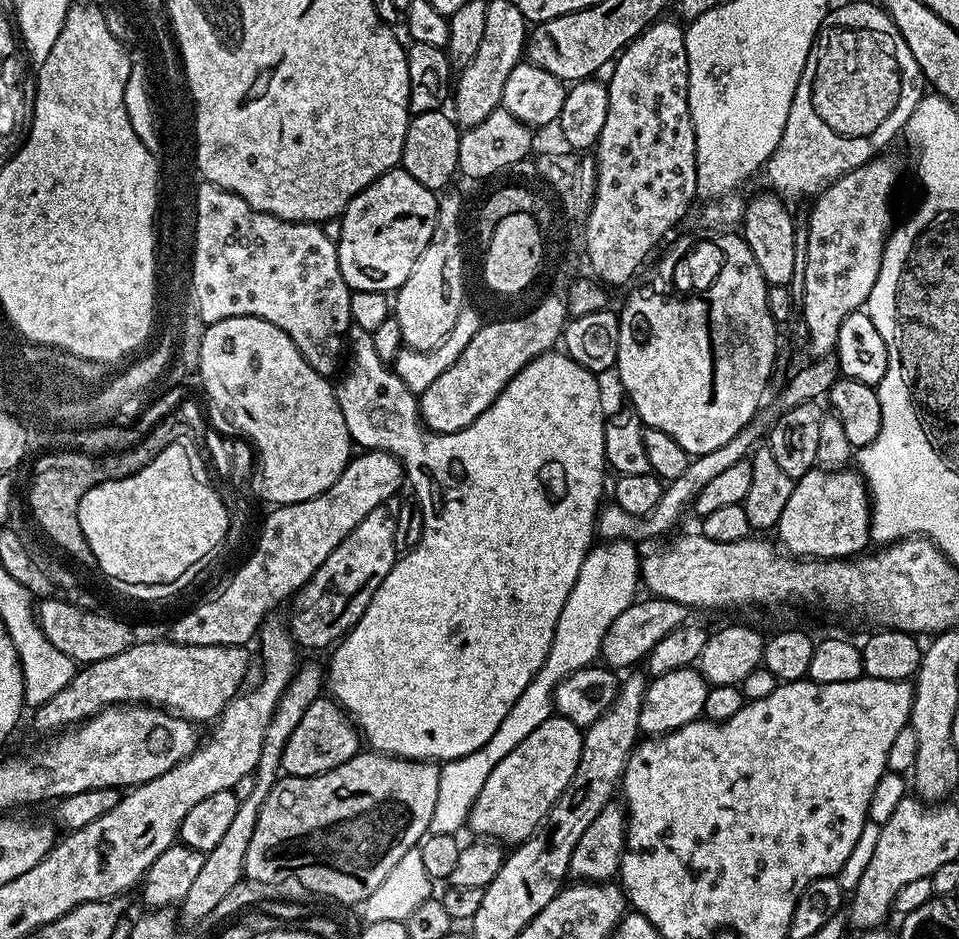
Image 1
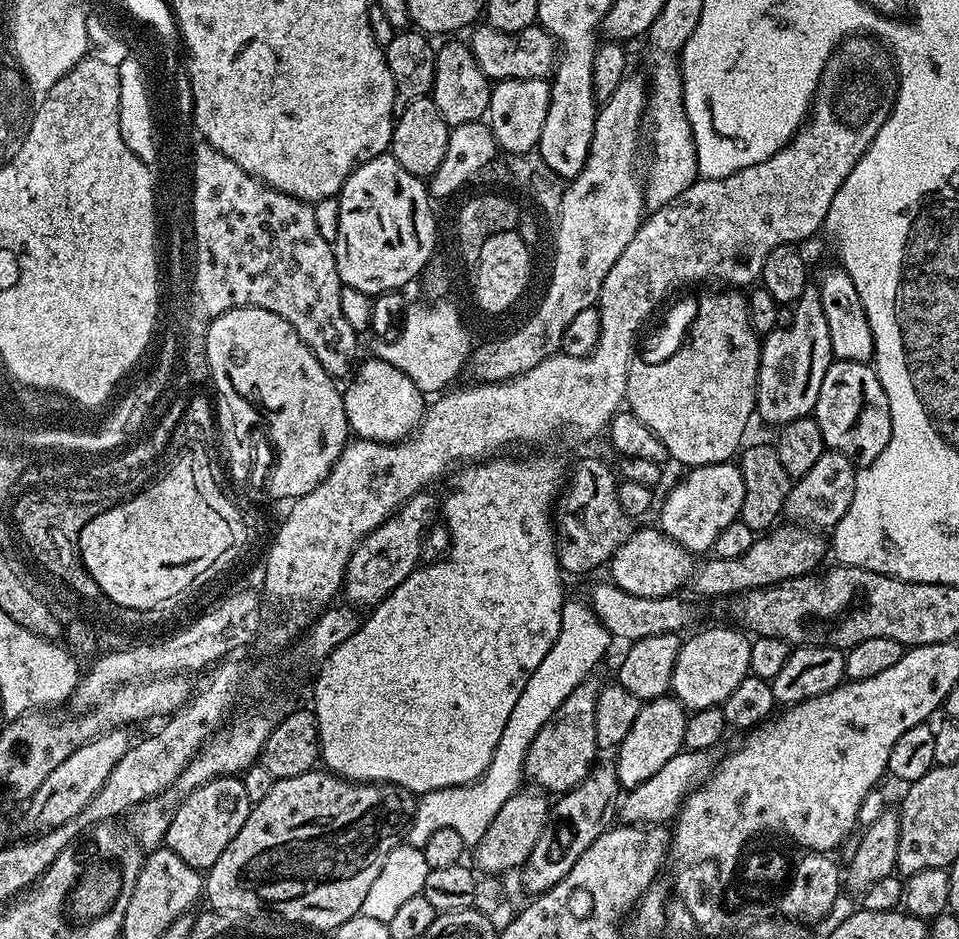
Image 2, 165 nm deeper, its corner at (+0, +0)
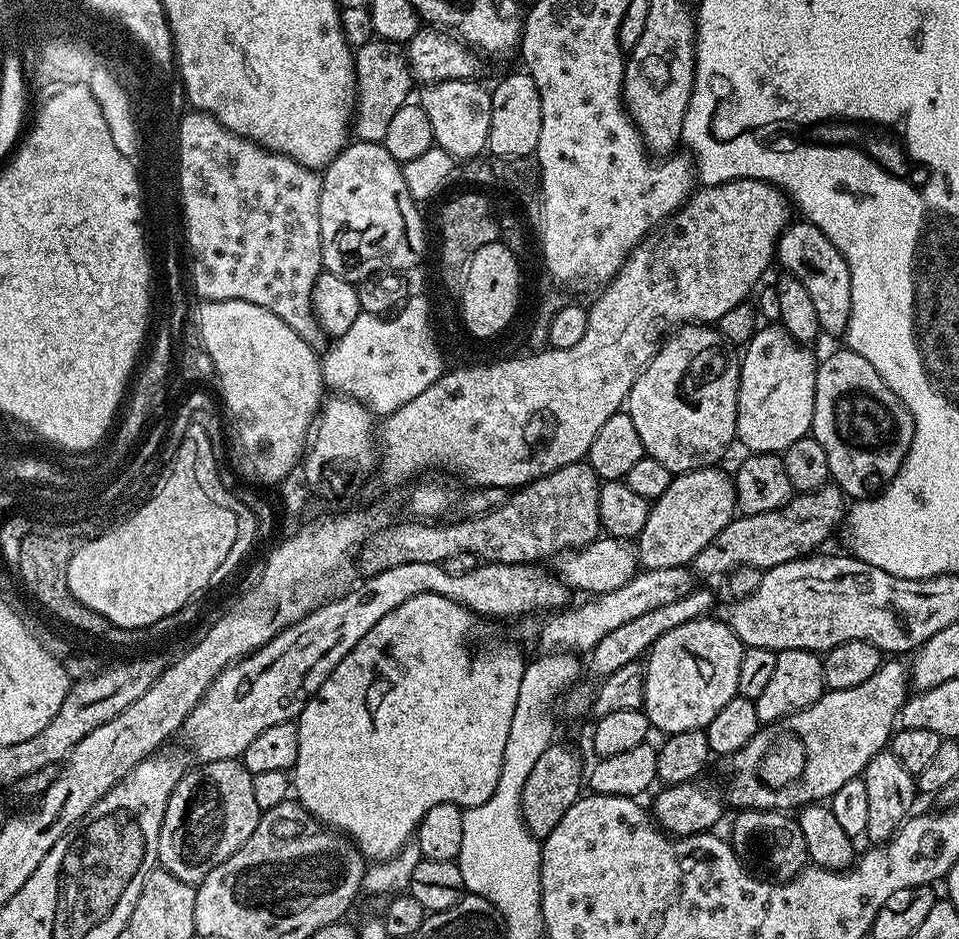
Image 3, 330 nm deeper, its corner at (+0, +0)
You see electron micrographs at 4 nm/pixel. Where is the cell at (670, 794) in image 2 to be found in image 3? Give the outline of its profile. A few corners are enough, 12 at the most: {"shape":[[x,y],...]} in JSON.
{"shape":[[910,668],[761,726],[730,757],[733,809],[827,801],[889,747]]}

